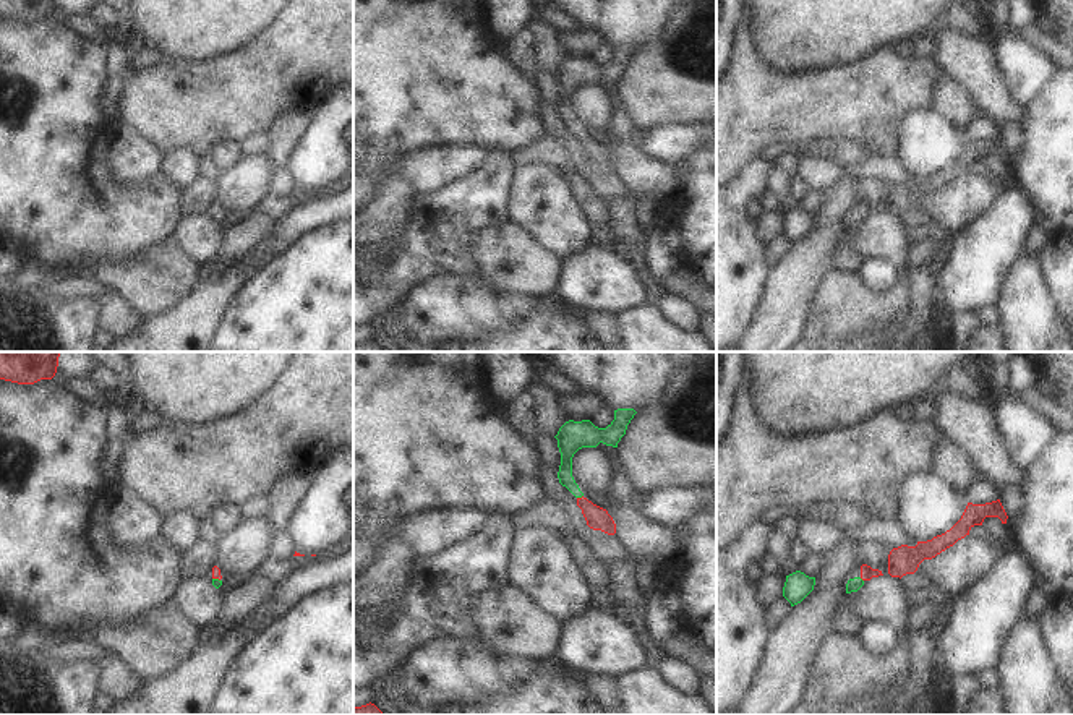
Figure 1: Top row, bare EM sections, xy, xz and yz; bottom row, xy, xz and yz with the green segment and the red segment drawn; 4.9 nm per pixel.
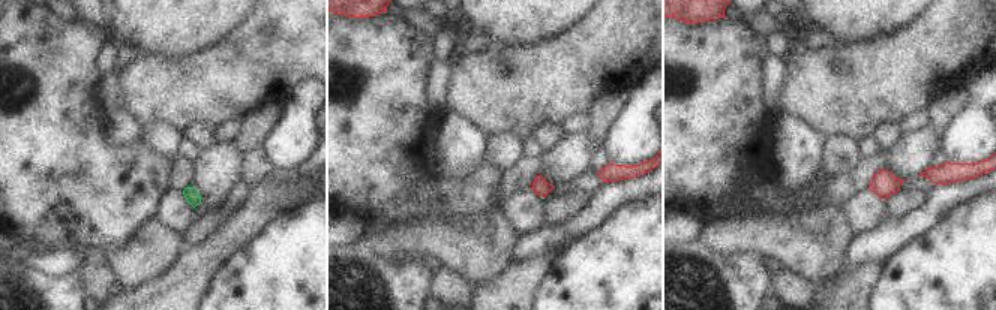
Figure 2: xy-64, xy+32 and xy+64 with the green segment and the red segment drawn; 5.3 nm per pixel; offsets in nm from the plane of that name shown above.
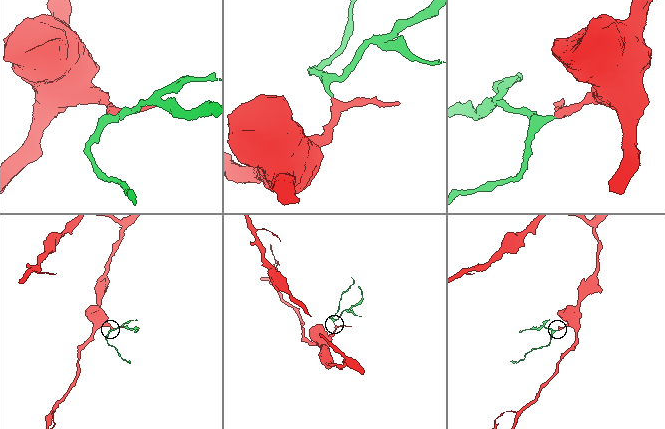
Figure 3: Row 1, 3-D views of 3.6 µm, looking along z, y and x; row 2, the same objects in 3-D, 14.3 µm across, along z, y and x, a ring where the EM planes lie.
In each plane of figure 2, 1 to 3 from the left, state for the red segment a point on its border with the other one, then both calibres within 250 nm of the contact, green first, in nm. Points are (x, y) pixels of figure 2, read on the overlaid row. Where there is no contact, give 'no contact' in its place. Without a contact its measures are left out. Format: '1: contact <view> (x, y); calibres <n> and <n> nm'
1: no contact
2: contact xy+32 (542, 196); calibres 20 and 90 nm
3: no contact

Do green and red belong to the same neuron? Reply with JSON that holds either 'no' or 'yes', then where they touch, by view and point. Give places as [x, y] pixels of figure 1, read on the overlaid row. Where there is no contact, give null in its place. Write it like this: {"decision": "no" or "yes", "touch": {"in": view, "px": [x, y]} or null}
{"decision": "yes", "touch": {"in": "xz", "px": [579, 496]}}

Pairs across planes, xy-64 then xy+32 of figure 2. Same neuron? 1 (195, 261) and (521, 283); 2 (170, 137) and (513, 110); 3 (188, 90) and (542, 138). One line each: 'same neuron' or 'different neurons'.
1: same neuron
2: different neurons
3: different neurons

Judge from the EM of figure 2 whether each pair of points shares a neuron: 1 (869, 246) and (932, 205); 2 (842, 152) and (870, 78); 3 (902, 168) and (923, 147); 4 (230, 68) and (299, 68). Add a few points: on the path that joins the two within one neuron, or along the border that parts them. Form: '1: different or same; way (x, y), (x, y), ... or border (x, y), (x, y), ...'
1: same; way (884, 240), (917, 220)
2: different; border (824, 135), (848, 135), (857, 143)
3: same; way (906, 163), (918, 152)
4: same; way (246, 68), (282, 68)

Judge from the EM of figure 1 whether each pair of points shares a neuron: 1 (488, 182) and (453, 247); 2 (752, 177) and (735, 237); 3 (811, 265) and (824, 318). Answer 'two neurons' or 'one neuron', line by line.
1: one neuron
2: one neuron
3: two neurons

